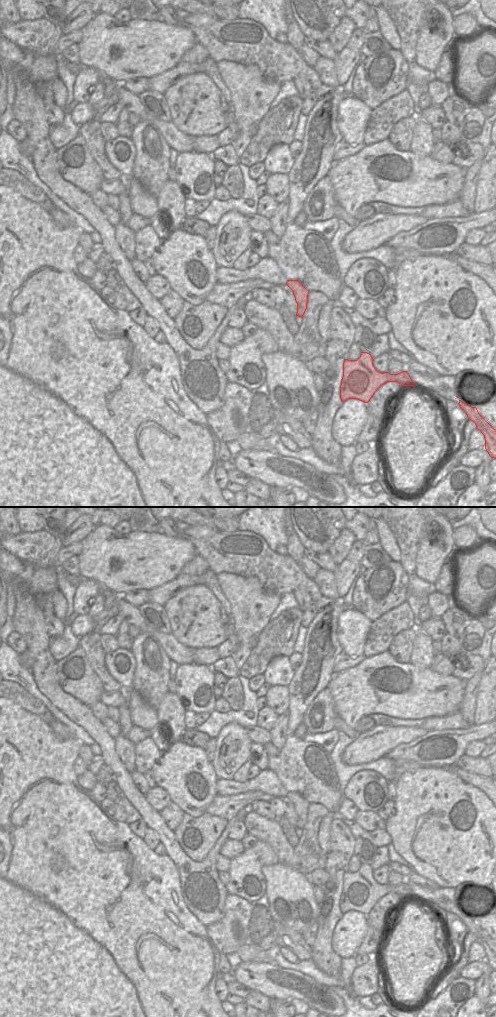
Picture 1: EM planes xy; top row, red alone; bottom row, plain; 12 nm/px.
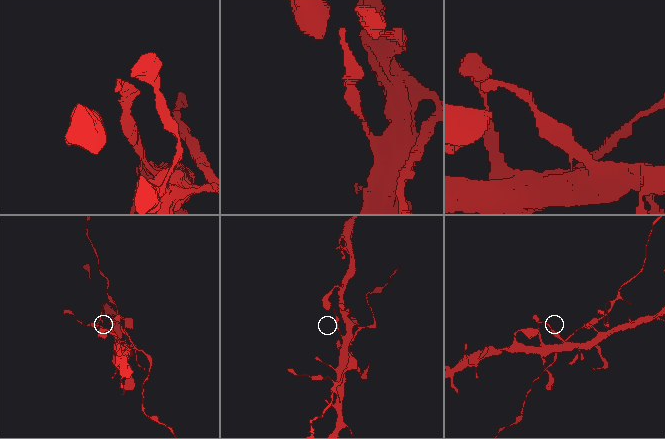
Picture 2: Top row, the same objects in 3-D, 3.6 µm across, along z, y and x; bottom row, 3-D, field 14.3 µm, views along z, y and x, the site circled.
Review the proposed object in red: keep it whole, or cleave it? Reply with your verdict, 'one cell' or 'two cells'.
two cells

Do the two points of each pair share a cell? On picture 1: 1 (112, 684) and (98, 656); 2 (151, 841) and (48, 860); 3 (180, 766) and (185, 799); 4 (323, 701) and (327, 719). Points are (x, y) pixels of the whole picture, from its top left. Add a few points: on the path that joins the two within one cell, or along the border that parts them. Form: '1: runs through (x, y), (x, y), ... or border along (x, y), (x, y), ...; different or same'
1: runs through (105, 677), (98, 663); same
2: border along (142, 839), (153, 850); different
3: runs through (183, 774), (185, 791); same
4: runs through (324, 705), (324, 715); same

